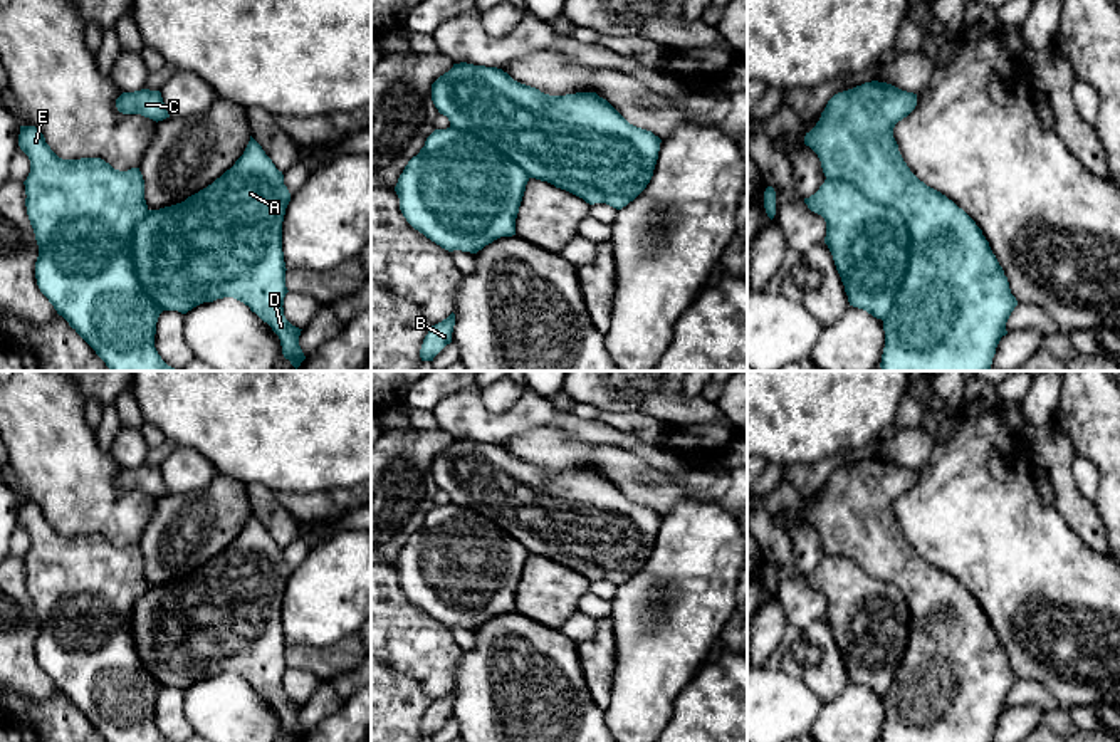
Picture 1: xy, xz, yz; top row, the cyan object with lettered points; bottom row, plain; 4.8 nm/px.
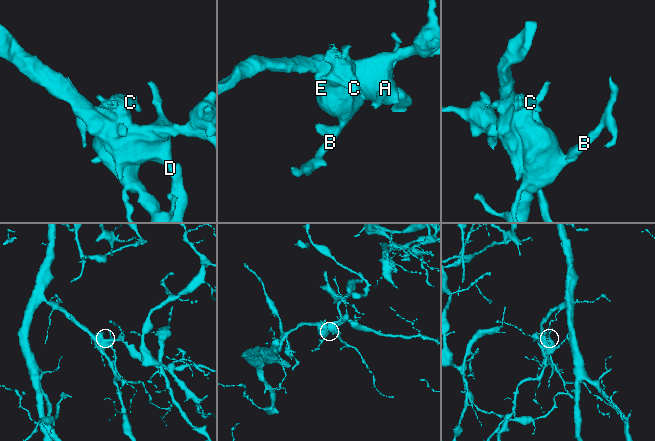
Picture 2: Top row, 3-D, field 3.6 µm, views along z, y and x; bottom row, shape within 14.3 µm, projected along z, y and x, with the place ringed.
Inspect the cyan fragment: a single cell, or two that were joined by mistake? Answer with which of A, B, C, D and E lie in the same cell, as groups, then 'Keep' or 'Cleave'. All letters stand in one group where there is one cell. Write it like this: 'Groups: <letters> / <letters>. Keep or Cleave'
Groups: A D / B C E. Cleave

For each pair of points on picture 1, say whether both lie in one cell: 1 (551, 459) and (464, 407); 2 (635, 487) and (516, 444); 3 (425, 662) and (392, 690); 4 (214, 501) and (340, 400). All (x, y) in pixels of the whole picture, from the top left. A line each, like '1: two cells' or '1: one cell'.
1: two cells
2: one cell
3: two cells
4: two cells

